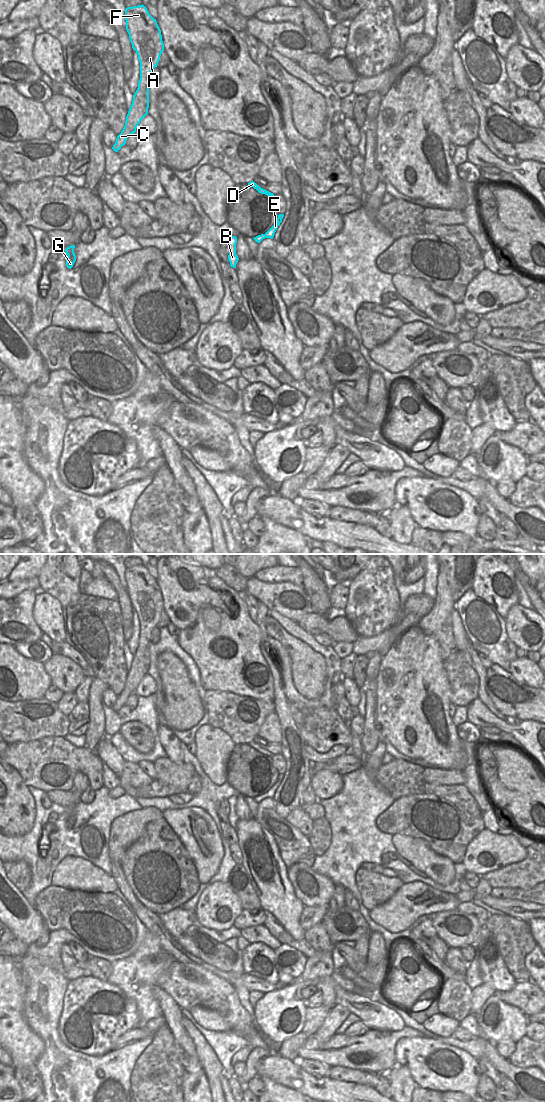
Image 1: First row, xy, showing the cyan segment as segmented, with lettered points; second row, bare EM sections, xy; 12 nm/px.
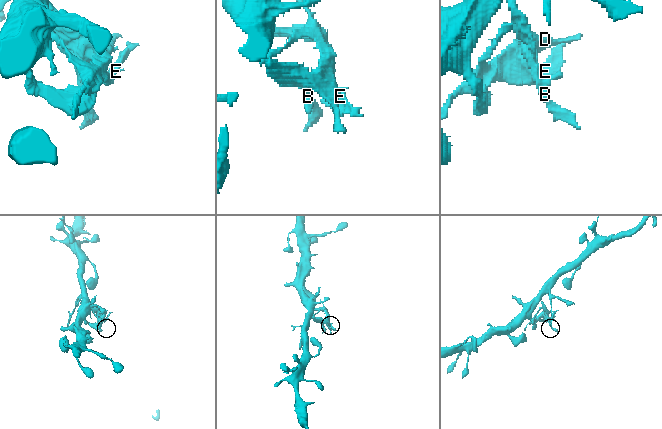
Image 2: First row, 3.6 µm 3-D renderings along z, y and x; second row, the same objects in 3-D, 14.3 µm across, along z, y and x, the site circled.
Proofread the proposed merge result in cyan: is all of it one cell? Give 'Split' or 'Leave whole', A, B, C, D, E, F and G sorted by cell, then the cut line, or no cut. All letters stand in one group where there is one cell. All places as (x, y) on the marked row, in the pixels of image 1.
Leave whole. Groups: A B C D E F G. No split

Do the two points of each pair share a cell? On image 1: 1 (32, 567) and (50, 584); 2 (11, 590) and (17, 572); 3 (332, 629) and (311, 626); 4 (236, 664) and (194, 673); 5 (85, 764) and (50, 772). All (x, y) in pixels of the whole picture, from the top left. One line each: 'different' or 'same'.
1: different
2: different
3: same
4: different
5: same

